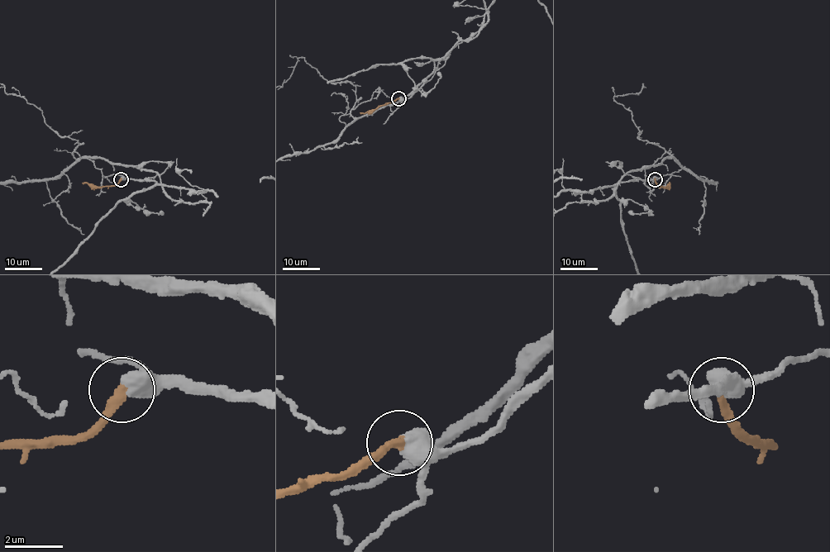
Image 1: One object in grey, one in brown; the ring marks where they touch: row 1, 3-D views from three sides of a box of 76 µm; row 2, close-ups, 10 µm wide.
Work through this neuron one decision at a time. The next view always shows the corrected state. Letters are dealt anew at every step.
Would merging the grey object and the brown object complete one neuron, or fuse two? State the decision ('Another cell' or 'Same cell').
Same cell

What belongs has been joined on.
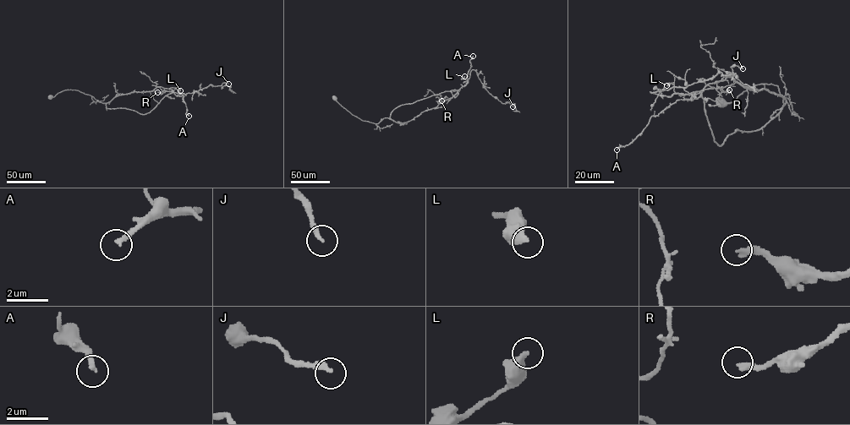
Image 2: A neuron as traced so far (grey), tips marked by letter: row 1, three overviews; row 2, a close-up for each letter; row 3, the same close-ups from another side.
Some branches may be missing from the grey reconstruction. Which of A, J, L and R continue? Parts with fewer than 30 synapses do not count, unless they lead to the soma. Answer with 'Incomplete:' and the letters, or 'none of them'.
Incomplete: R

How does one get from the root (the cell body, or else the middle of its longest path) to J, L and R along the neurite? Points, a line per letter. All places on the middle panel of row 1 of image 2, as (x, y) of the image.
J: (335, 98), (352, 114), (378, 123), (390, 119), (402, 105), (458, 90), (474, 69), (489, 93), (512, 106)
L: (335, 98), (352, 114), (378, 123), (390, 119), (402, 105), (458, 90), (467, 83), (464, 76)
R: (335, 98), (352, 114), (377, 123), (390, 119), (402, 105), (457, 90), (441, 100)

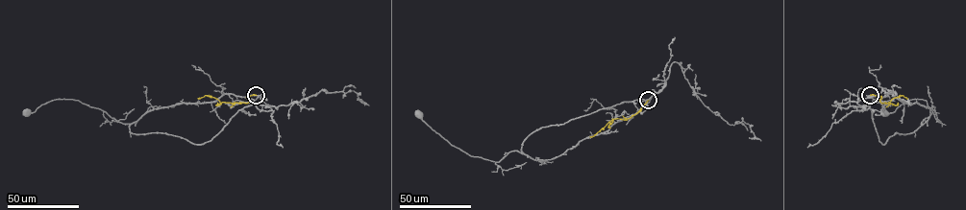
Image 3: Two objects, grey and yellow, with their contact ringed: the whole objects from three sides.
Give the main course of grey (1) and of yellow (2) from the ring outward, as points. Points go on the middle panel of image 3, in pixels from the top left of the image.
1: (648, 100), (623, 102), (541, 127), (523, 142), (522, 153), (510, 151), (498, 162), (452, 146), (420, 114)
2: (648, 100), (631, 117), (612, 119), (590, 136)

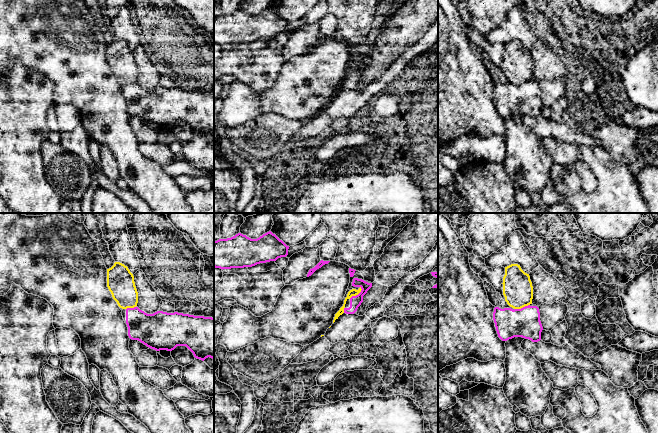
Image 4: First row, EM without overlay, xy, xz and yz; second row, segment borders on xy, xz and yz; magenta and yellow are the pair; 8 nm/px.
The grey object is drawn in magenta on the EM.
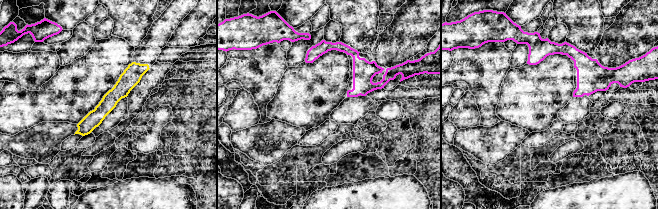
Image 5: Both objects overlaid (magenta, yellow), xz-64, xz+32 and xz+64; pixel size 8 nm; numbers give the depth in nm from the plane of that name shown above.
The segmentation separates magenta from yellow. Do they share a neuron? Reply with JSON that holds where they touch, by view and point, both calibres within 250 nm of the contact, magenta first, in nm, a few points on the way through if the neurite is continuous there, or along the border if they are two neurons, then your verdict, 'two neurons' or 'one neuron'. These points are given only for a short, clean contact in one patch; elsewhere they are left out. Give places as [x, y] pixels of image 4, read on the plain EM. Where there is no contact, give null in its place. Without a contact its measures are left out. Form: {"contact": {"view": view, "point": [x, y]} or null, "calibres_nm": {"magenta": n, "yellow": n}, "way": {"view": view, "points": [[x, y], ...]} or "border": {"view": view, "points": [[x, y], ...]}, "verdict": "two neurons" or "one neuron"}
{"contact": {"view": "xz", "point": [358, 70]}, "calibres_nm": {"magenta": 100, "yellow": 60}, "border": {"view": "xz", "points": [[360, 62], [361, 66], [349, 74]]}, "verdict": "two neurons"}

